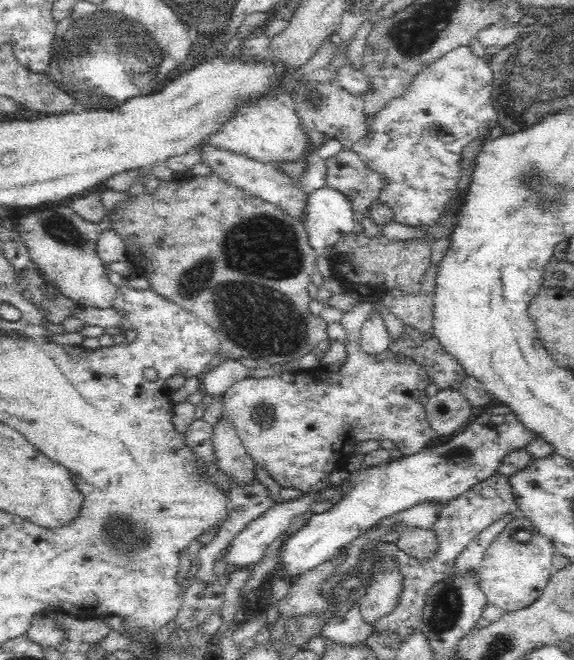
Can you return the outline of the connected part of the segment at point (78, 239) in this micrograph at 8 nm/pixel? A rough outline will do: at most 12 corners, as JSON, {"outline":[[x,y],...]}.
{"outline":[[70,206],[18,220],[31,262],[81,306],[110,308],[118,288],[96,255],[112,218]]}

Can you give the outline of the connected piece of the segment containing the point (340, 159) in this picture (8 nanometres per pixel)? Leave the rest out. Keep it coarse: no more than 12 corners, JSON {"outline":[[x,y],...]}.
{"outline":[[342,148],[326,158],[326,188],[338,190],[362,220],[385,186]]}

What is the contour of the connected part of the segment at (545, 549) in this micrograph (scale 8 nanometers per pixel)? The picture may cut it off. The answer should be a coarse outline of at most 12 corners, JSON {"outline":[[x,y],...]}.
{"outline":[[528,517],[494,537],[478,568],[487,602],[528,608],[558,570]]}

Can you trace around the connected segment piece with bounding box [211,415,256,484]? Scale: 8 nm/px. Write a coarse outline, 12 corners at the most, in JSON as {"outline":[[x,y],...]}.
{"outline":[[222,415],[212,430],[219,471],[250,482],[256,465],[235,424]]}

